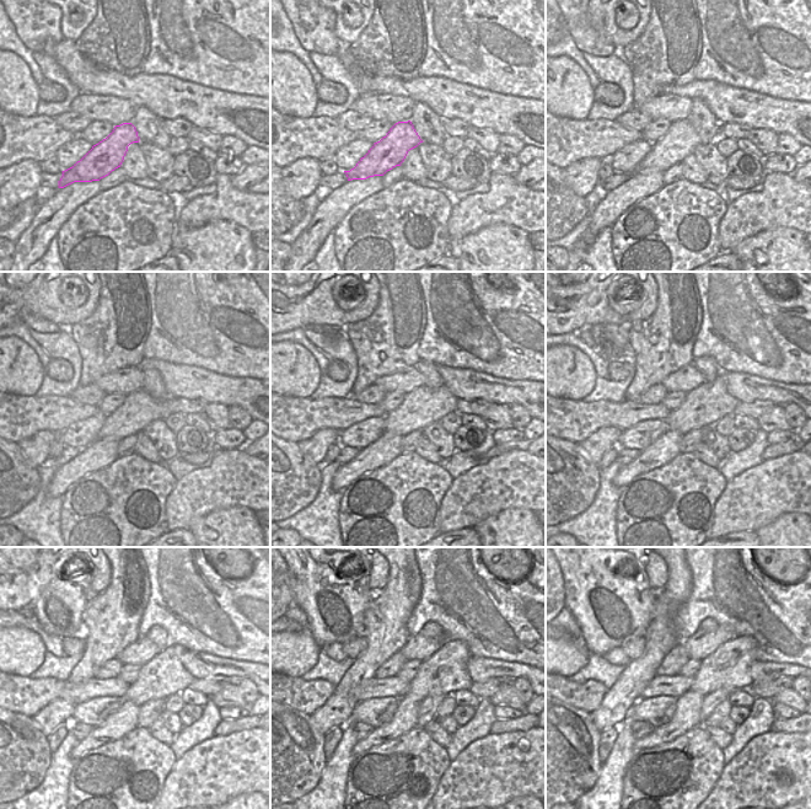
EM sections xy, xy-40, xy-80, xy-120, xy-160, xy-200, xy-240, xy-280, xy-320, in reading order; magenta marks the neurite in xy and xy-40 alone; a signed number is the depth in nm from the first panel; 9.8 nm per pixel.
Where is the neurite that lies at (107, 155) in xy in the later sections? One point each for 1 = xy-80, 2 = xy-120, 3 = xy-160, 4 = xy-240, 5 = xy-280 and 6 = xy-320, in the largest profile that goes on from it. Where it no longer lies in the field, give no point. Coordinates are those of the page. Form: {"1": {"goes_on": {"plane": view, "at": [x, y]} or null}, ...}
{"1": {"goes_on": {"plane": "xy-80", "at": [681, 139]}}, "2": {"goes_on": {"plane": "xy-120", "at": [139, 408]}}, "3": {"goes_on": {"plane": "xy-160", "at": [420, 407]}}, "4": {"goes_on": {"plane": "xy-240", "at": [164, 675]}}, "5": {"goes_on": {"plane": "xy-280", "at": [445, 673]}}, "6": {"goes_on": {"plane": "xy-320", "at": [729, 666]}}}

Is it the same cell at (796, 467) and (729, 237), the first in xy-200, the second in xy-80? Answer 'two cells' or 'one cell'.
one cell

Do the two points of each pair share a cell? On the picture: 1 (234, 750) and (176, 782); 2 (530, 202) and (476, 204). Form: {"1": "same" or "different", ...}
{"1": "same", "2": "same"}

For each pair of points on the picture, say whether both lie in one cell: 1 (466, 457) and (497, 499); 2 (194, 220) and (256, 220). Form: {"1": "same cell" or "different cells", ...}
{"1": "different cells", "2": "same cell"}

